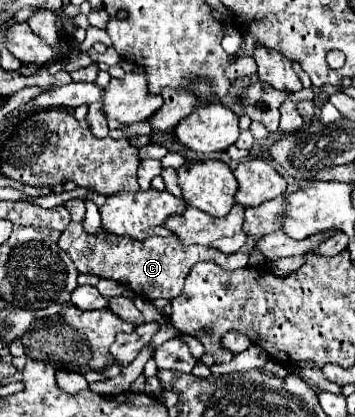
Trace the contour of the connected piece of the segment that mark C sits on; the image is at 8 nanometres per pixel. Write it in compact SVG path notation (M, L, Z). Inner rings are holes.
M83 218L79 222L71 220L69 224L69 232L62 233L58 239L58 245L67 250L67 254L71 256L71 260L75 262L77 270L81 274L95 274L99 278L111 278L115 282L121 282L123 286L127 286L131 292L135 292L137 296L155 300L155 298L165 298L165 300L173 300L175 296L181 294L183 290L183 280L189 274L189 270L199 262L199 260L211 260L223 268L245 268L249 264L249 252L235 252L235 254L223 254L221 250L215 250L211 246L185 246L183 242L179 242L177 236L167 236L167 238L145 238L141 240L133 240L127 236L115 236L115 234L107 234L107 230L101 226L97 234L87 234L83 230Z

